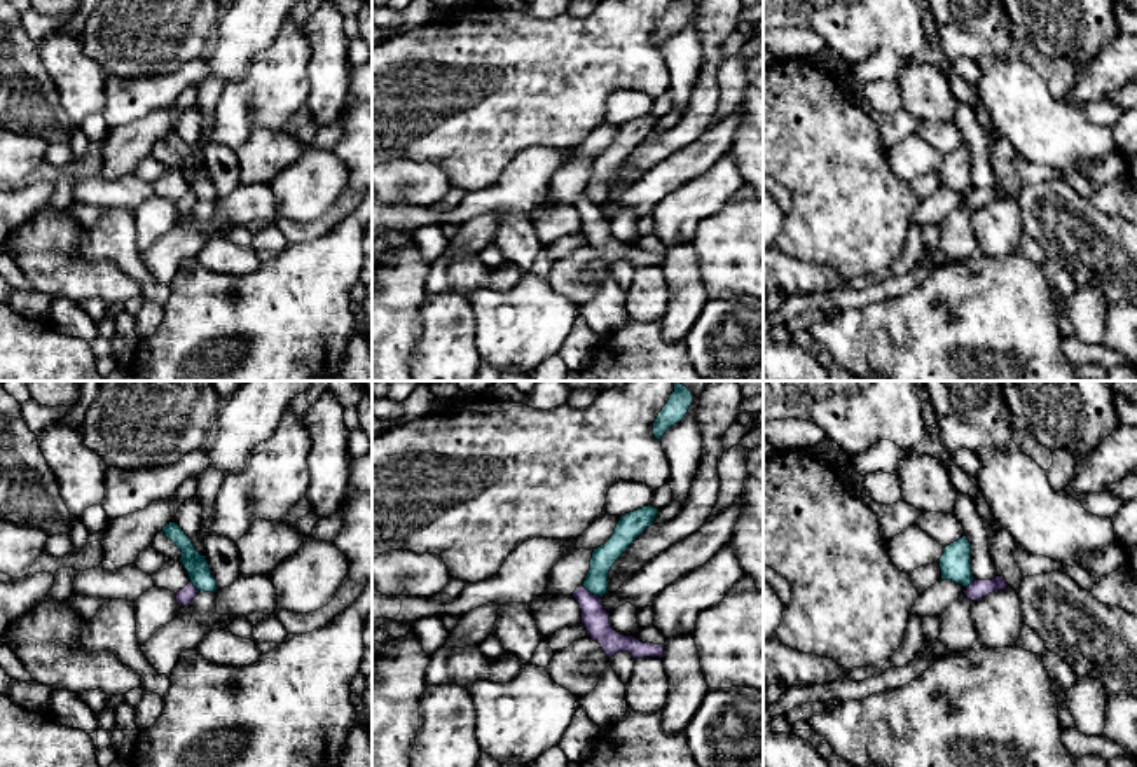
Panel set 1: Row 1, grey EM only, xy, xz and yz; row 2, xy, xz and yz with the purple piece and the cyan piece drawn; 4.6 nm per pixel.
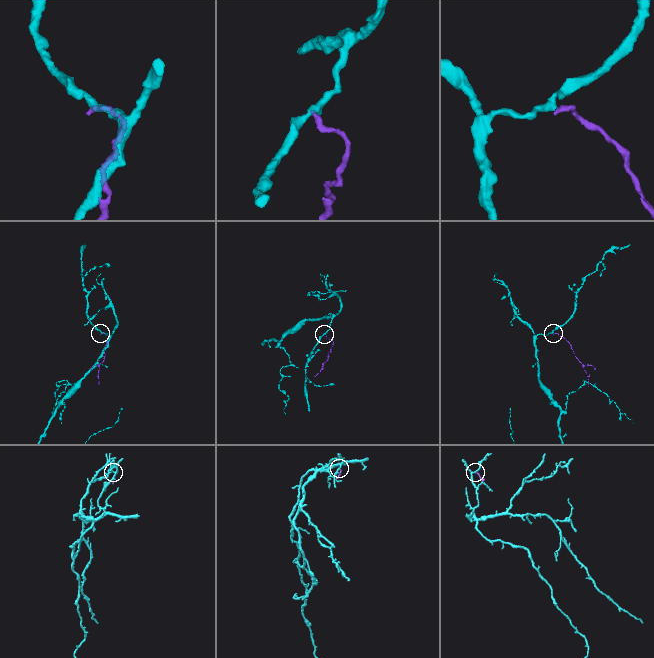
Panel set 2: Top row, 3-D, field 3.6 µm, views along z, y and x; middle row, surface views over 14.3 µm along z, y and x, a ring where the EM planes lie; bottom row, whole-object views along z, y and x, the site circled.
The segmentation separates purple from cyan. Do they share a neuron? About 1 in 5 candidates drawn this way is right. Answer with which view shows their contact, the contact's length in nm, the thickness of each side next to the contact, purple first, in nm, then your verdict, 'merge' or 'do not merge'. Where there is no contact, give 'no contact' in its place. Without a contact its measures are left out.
meets purple in xz; contact 110 nm long; 120 nm thick on the purple side, 110 nm on the other; do not merge

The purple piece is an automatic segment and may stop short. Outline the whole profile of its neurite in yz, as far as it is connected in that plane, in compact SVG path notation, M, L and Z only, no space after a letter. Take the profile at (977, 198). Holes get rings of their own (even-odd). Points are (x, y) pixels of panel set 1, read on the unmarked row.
M996 185L992 189L973 189L964 203L968 208L971 210L978 210L982 206L987 206L989 203L996 201L996 199L1004 199L1010 197L1004 185Z

